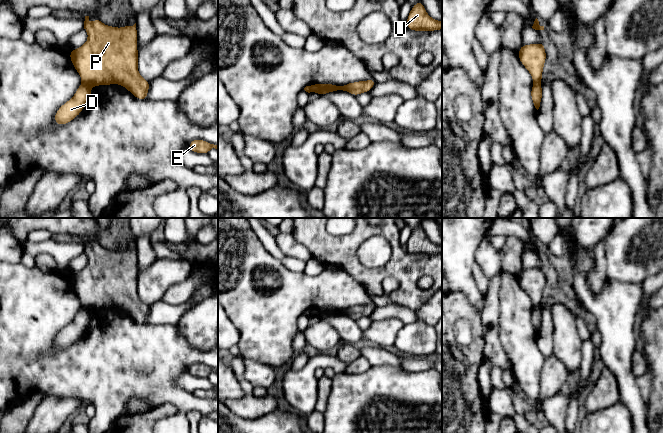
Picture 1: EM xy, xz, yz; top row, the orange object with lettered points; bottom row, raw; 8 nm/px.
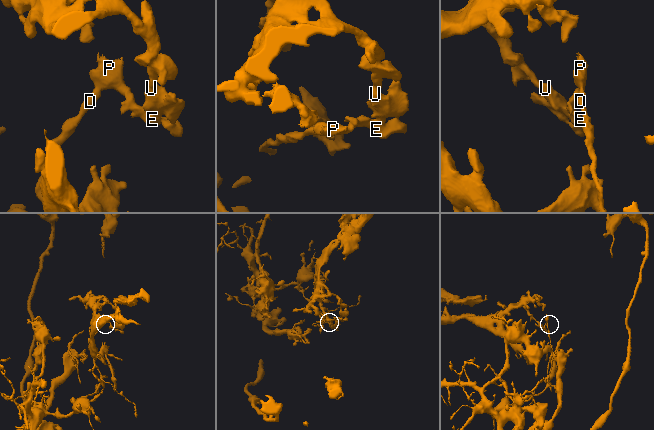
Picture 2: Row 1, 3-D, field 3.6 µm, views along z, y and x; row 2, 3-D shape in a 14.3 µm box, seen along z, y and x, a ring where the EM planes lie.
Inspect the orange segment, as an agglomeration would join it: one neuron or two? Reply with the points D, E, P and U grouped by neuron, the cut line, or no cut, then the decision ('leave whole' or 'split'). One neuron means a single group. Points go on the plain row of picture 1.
groups D / E P U; cut xy (83, 306), (90, 311); split

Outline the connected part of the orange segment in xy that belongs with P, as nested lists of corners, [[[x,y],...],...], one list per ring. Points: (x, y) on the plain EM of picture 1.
[[[85,240],[84,253],[88,257],[88,264],[84,269],[70,275],[70,283],[79,297],[83,307],[90,311],[99,309],[119,308],[130,315],[137,323],[146,324],[149,314],[149,305],[143,303],[138,295],[138,273],[137,273],[137,252],[136,247],[133,250],[129,248],[122,252],[107,250],[103,248],[98,241],[93,248],[89,247],[89,240]]]

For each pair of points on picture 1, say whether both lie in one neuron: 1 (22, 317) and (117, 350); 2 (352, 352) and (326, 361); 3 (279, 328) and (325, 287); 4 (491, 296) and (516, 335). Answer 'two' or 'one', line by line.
1: one
2: two
3: one
4: two

